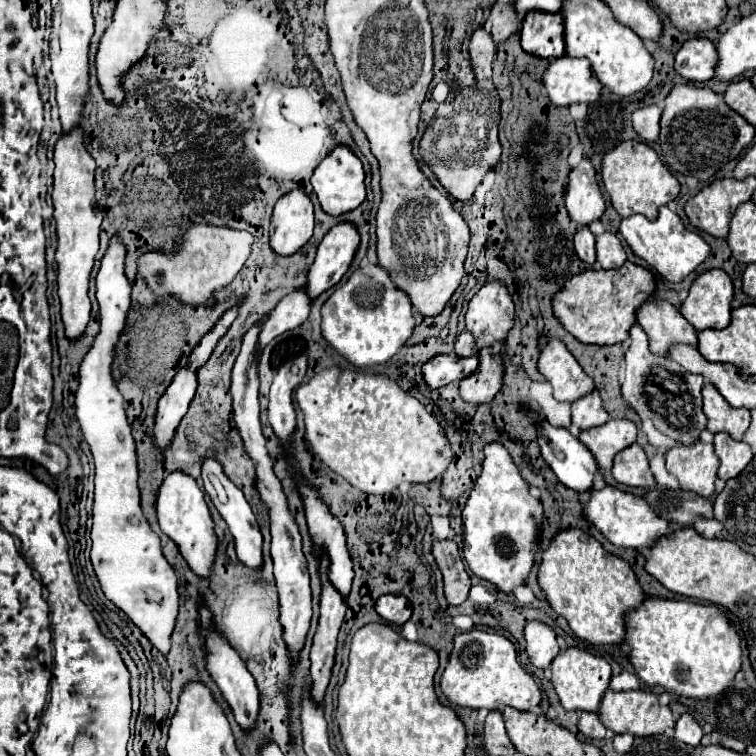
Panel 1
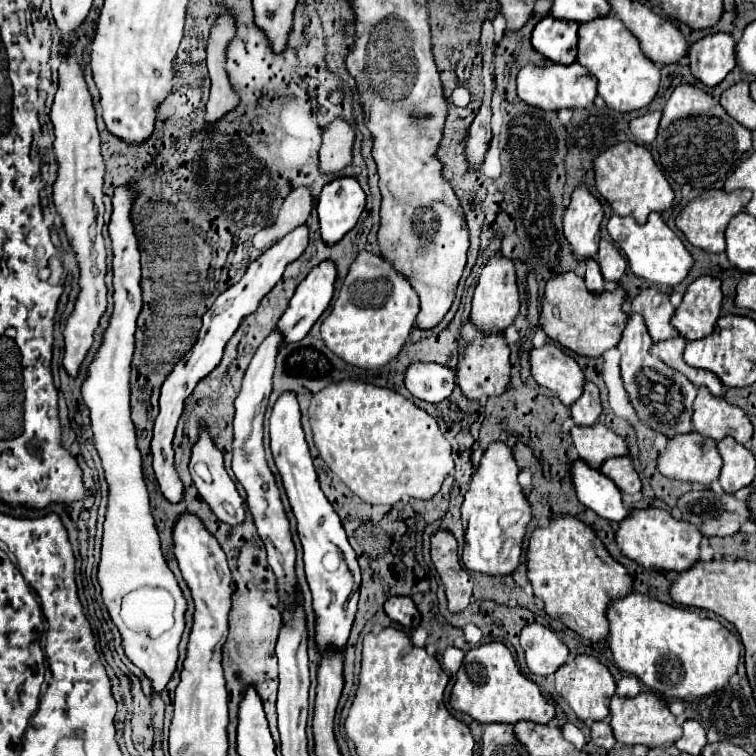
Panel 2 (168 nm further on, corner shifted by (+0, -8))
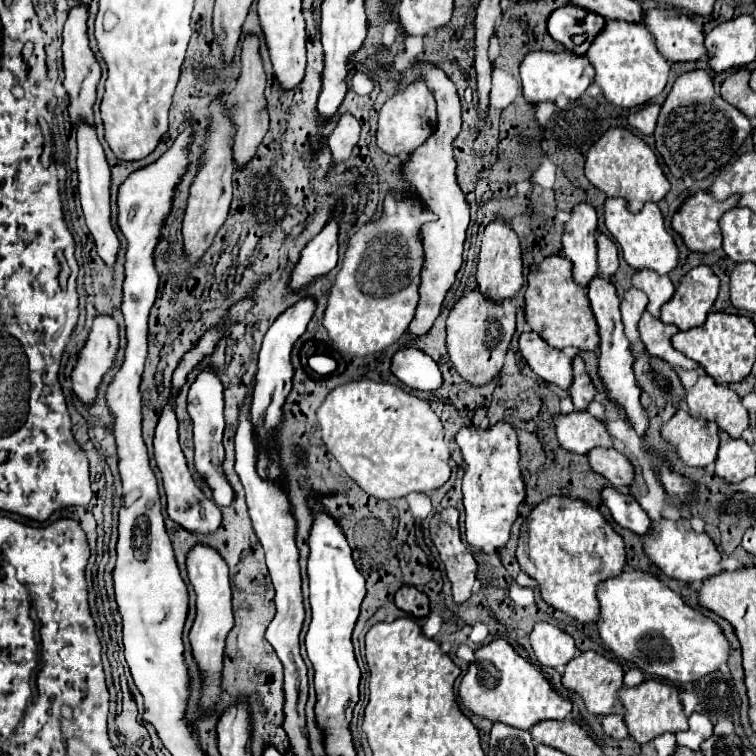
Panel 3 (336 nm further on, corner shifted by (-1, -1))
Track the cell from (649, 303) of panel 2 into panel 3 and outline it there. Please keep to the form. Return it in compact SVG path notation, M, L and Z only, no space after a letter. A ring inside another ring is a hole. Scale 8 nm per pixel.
M647 268L643 270L637 270L633 274L633 286L643 290L649 298L649 304L647 304L647 310L659 318L659 310L661 306L673 296L675 288L673 288L673 282L669 280L669 276L659 276Z

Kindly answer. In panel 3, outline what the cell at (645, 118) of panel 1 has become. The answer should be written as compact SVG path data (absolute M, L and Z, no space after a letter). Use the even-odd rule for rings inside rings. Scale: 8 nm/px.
M649 104L649 106L633 112L627 120L643 136L651 136L655 130L655 124L657 124L657 116L659 116L659 104Z

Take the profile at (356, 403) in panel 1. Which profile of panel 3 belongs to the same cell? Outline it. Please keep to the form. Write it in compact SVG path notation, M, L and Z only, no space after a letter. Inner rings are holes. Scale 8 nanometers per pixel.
M359 380L337 386L331 390L317 410L317 418L323 432L323 442L327 450L335 456L341 468L371 496L381 500L401 498L411 492L427 492L441 488L449 476L449 448L443 440L443 424L439 416L431 410L429 402L405 392L399 386L387 382Z

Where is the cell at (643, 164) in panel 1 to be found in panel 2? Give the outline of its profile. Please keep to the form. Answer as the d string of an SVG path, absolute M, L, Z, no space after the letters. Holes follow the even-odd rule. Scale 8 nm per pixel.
M632 141L618 143L598 155L594 159L594 173L596 173L596 189L600 195L610 203L616 215L620 217L634 217L640 225L646 223L652 211L666 211L674 203L674 191L666 181L664 173L654 163L654 157L642 145Z

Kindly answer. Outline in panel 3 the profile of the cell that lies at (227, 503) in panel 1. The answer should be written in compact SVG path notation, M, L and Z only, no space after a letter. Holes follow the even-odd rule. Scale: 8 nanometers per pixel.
M213 366L203 368L195 382L189 388L189 416L193 420L193 434L195 434L195 468L197 472L207 480L207 484L213 488L213 500L219 506L227 506L233 500L233 488L229 486L221 462L223 462L223 428L225 428L225 416L223 416L223 384L219 380L219 374Z

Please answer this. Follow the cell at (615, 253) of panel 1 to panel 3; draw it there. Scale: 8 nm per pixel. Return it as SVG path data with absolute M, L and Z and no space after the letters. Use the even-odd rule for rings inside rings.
M597 232L597 260L599 260L599 272L605 276L613 276L619 268L619 252L617 246L611 242L609 236Z

